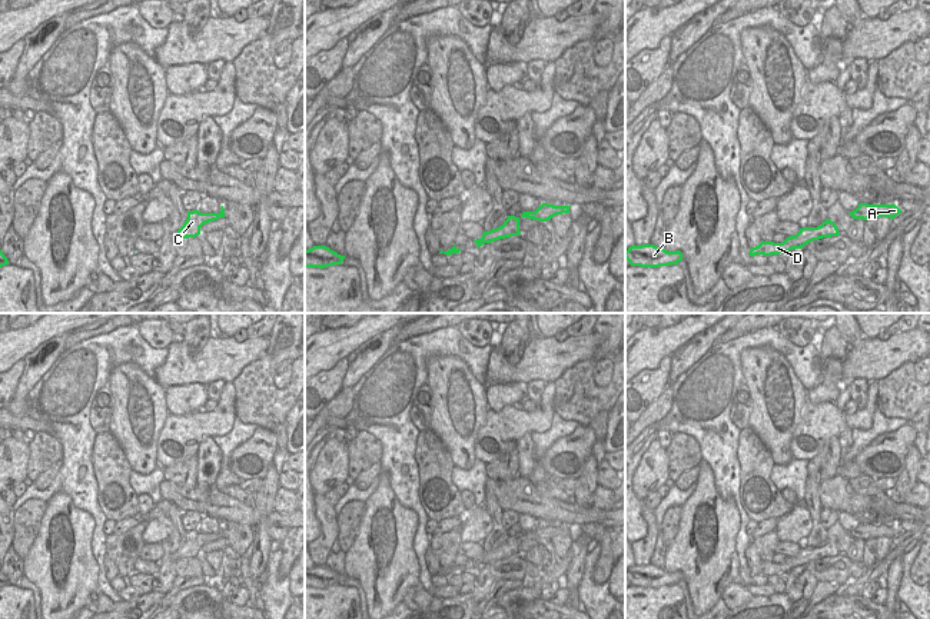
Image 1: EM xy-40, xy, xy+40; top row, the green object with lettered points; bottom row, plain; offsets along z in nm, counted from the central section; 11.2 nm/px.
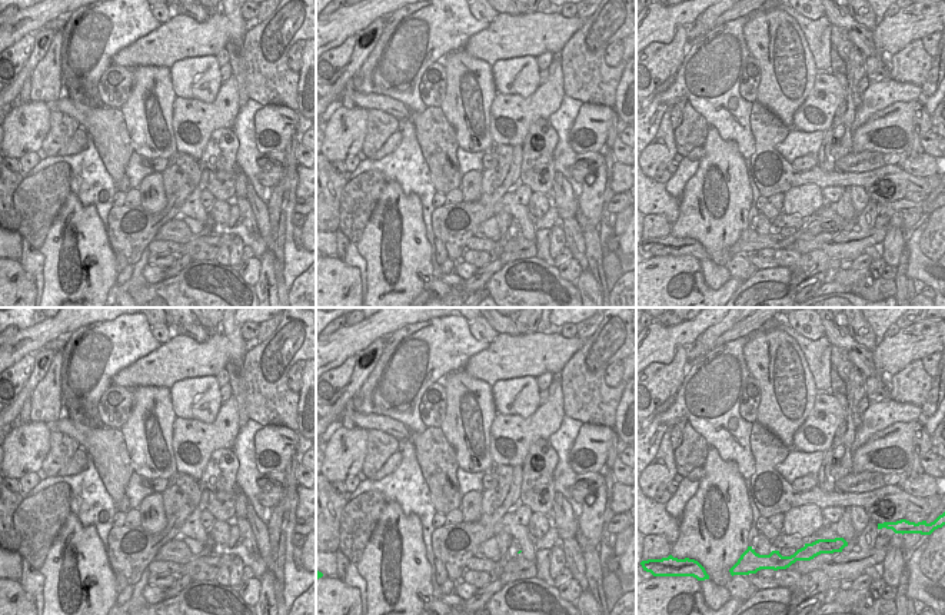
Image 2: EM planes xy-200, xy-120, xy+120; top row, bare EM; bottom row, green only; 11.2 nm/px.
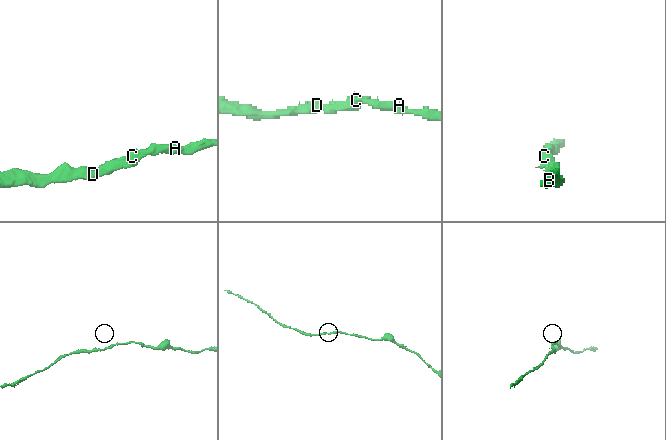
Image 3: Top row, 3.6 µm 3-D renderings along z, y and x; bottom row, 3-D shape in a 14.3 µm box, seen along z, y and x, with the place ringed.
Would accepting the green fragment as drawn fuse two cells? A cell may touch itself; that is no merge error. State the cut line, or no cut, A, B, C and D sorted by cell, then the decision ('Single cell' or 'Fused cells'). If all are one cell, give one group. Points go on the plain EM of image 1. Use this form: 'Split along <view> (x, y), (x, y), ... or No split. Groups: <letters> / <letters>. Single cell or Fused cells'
No split. Groups: A B C D. Single cell.

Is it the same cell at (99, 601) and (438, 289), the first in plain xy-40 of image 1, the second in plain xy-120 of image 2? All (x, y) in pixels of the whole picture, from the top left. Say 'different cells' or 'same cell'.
same cell

